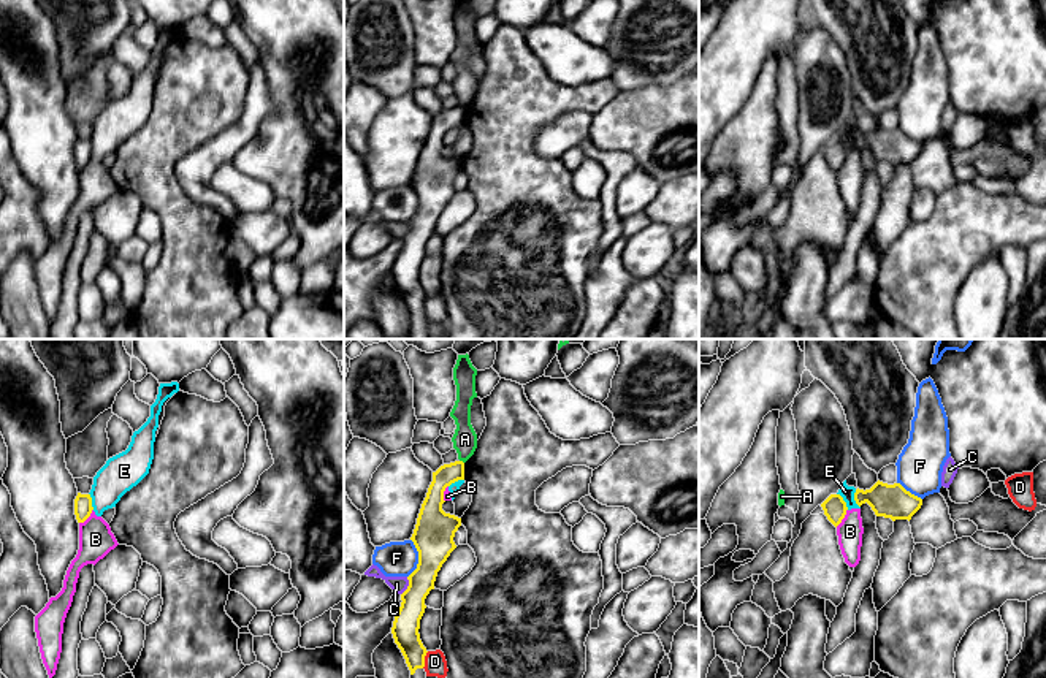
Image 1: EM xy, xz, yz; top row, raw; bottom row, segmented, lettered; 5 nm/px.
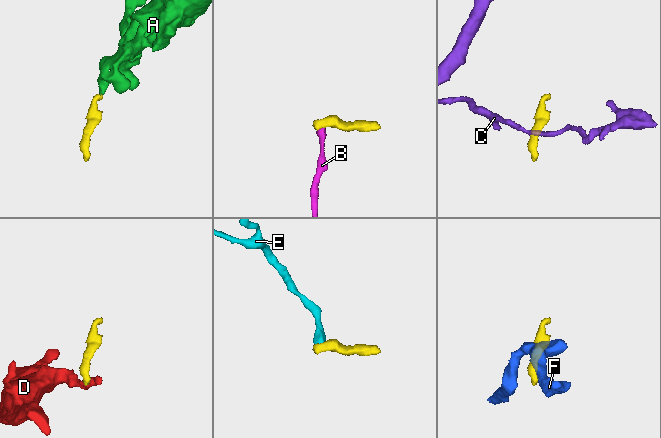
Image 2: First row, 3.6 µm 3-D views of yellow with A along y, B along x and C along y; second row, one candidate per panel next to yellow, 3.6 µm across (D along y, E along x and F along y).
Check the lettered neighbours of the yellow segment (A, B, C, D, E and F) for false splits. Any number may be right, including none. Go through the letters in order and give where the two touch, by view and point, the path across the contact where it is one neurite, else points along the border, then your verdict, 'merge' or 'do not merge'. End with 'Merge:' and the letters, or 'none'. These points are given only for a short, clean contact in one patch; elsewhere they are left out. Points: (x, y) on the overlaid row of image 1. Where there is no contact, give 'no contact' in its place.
A: xz (461, 461) | along xz (460, 460), (463, 463) | do not merge
B: yz (842, 518) | along yz (847, 509), (847, 514), (836, 526) | do not merge
C: xz (408, 586) | along xz (408, 577), (408, 586), (401, 594) | do not merge
D: xz (423, 659) | along xz (428, 651), (422, 667) | do not merge
E: yz (855, 499) | along yz (855, 490), (855, 502), (859, 507) | do not merge
F: xz (419, 558) | along xz (411, 539), (417, 552), (417, 567), (408, 577) | do not merge
Merge: none

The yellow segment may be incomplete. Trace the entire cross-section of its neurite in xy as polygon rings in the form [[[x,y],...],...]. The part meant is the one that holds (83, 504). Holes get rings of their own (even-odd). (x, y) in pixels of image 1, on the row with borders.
[[[78,493],[74,499],[74,515],[78,523],[84,523],[90,516],[92,510],[94,507],[90,494]]]

